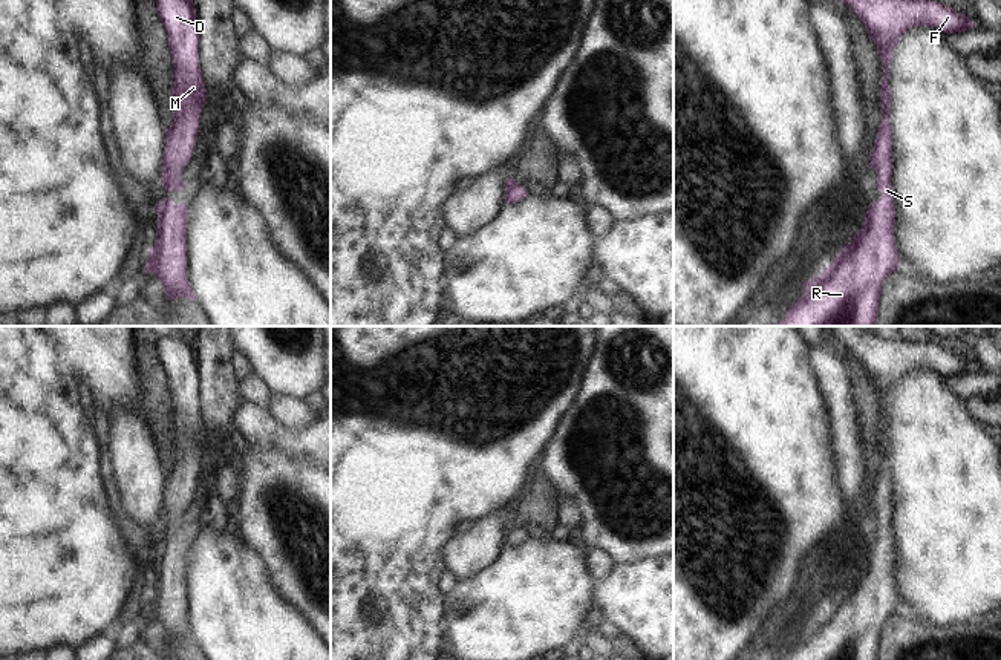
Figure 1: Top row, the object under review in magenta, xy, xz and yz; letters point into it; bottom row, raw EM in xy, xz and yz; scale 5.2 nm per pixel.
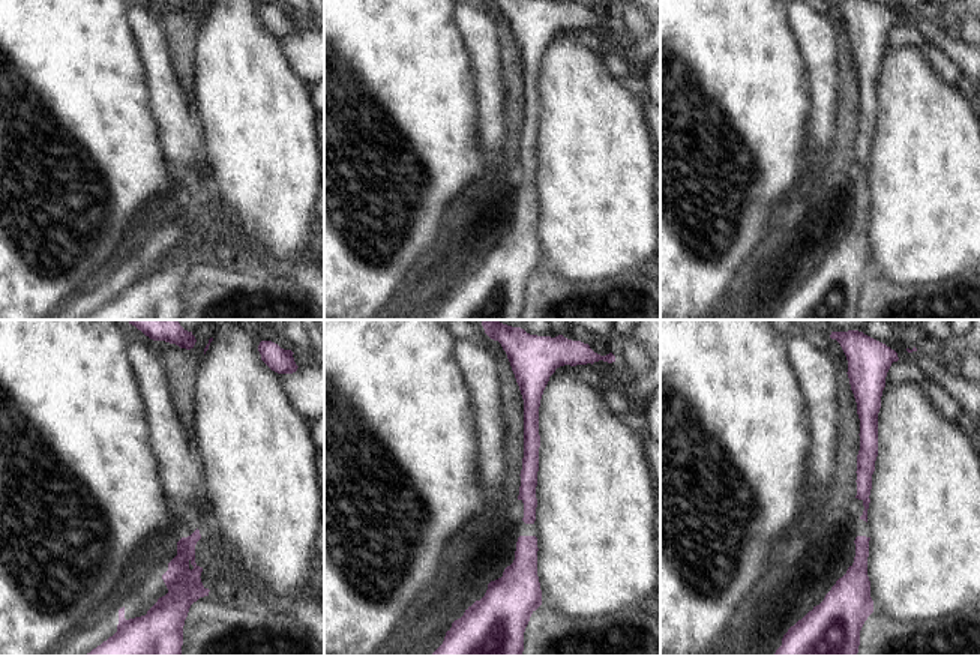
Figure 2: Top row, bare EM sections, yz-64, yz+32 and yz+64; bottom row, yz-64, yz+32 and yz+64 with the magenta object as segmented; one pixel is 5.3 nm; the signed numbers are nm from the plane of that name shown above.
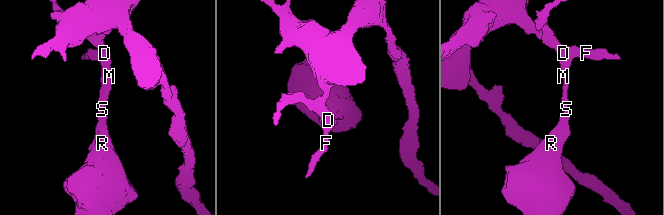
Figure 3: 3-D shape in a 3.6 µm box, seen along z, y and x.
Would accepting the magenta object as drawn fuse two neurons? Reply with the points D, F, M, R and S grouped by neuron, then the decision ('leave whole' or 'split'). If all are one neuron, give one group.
groups D F M R S; leave whole

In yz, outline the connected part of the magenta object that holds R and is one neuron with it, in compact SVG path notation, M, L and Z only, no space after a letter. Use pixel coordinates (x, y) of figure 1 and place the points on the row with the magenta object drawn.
M840 0L853 8L854 14L866 26L875 41L882 63L883 80L880 86L880 104L883 110L882 124L877 129L874 152L869 167L877 173L877 190L882 198L869 205L865 213L863 227L854 234L834 260L811 282L804 280L804 296L785 314L785 319L773 326L874 326L877 322L877 306L880 302L885 279L900 268L900 257L894 237L895 204L891 187L892 178L892 129L889 124L889 83L888 66L892 60L894 47L900 37L915 26L932 26L941 32L964 32L977 26L964 14L946 8L931 0Z

